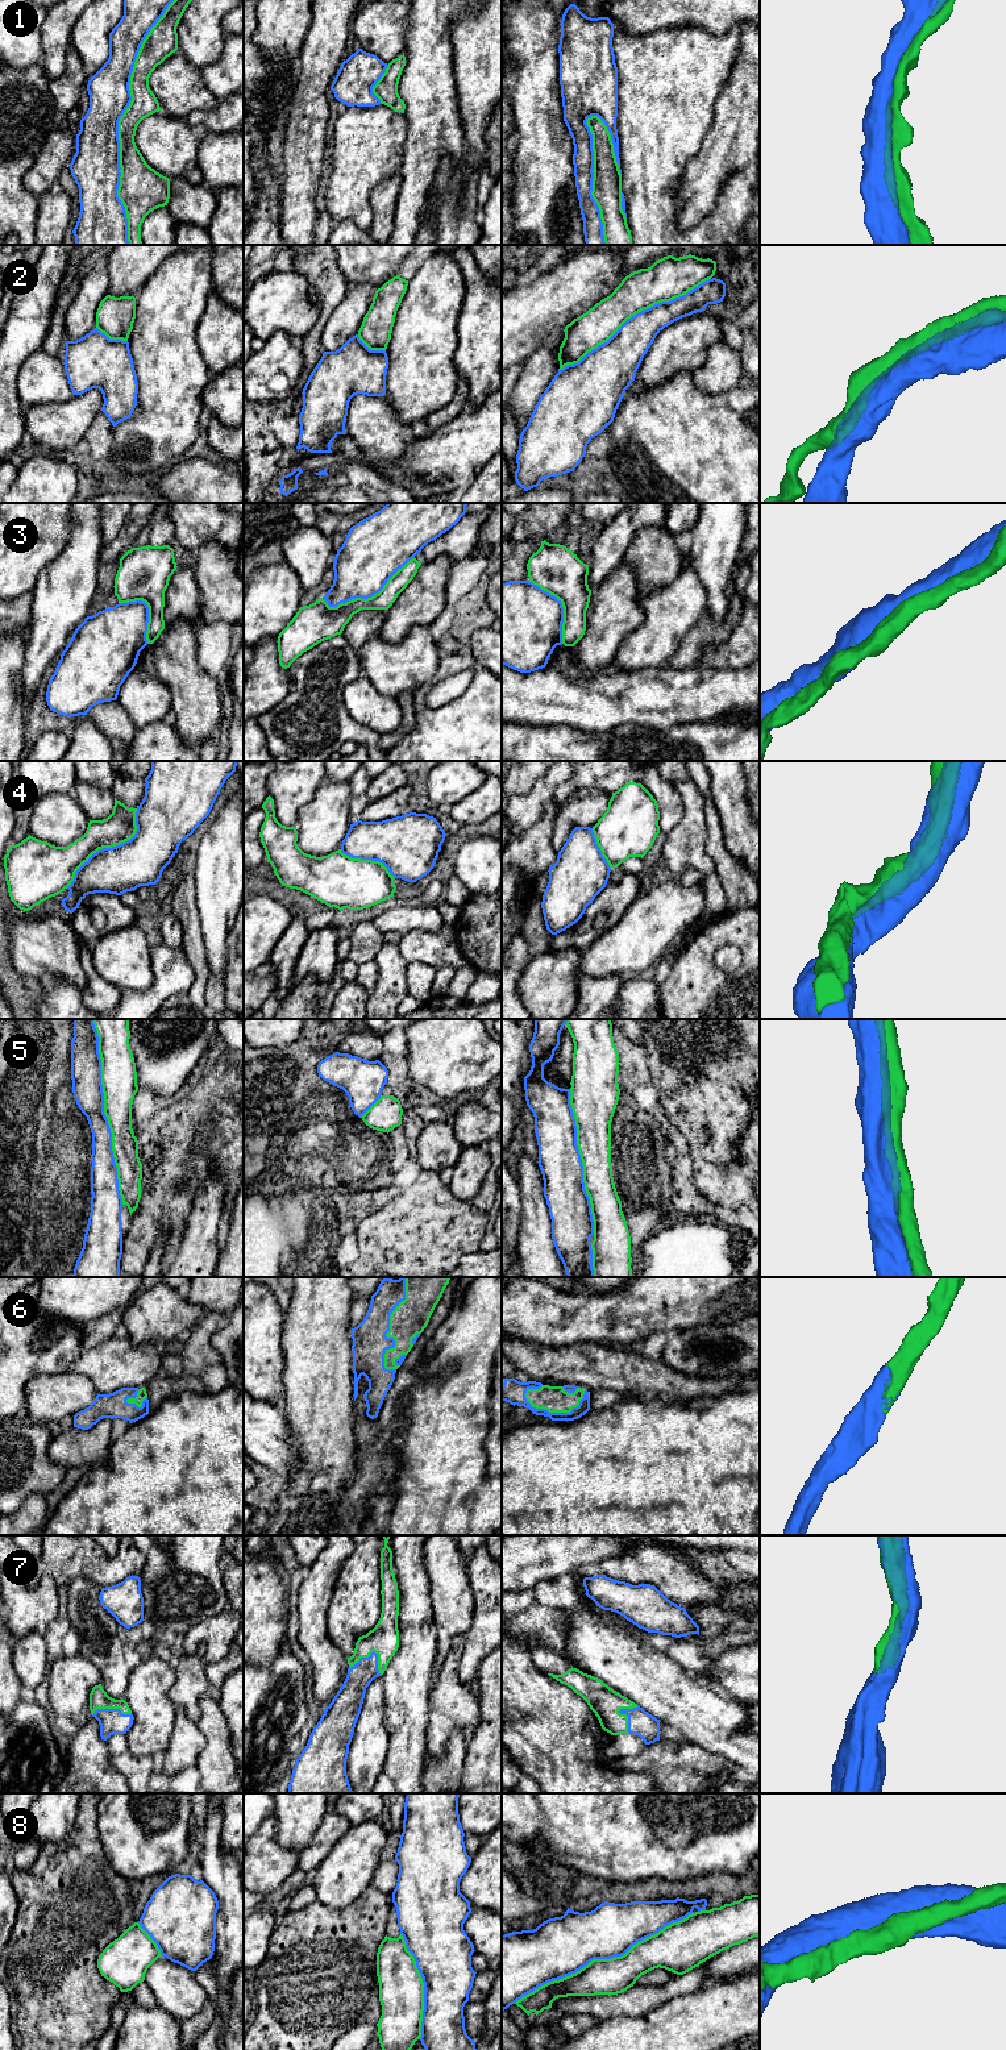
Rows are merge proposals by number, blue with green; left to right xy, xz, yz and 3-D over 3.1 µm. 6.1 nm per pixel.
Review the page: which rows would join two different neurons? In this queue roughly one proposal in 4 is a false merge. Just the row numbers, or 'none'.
none

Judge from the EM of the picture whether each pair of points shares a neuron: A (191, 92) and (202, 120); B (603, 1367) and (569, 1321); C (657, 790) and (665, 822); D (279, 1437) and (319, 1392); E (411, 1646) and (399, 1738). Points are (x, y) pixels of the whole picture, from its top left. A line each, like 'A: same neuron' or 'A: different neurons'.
A: different neurons
B: different neurons
C: same neuron
D: different neurons
E: same neuron

